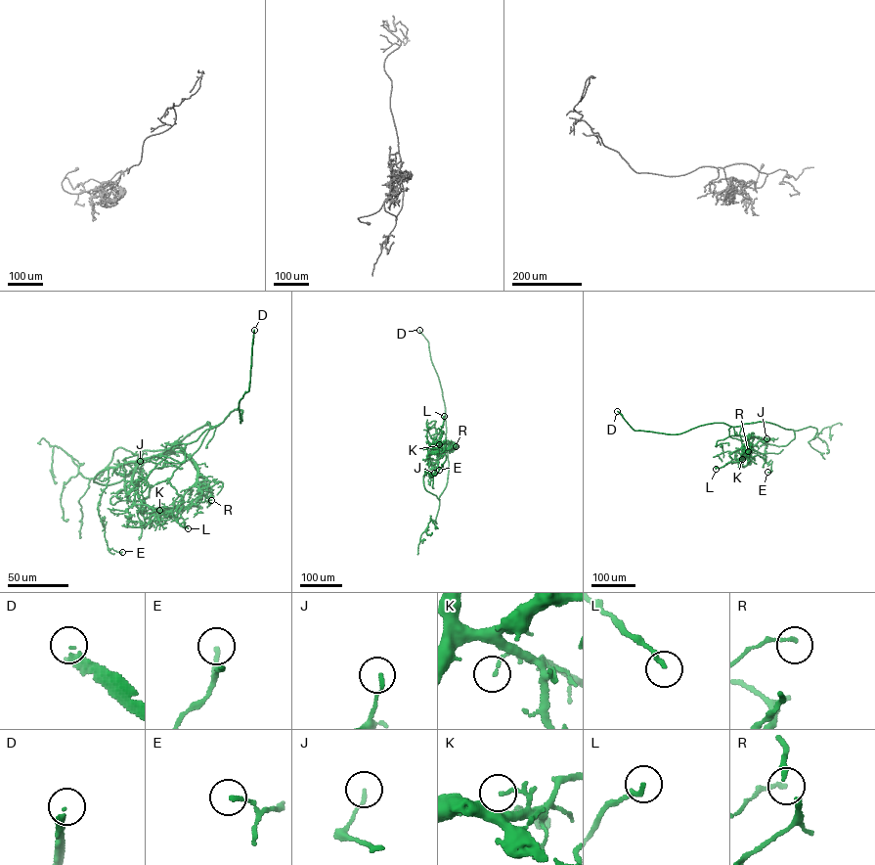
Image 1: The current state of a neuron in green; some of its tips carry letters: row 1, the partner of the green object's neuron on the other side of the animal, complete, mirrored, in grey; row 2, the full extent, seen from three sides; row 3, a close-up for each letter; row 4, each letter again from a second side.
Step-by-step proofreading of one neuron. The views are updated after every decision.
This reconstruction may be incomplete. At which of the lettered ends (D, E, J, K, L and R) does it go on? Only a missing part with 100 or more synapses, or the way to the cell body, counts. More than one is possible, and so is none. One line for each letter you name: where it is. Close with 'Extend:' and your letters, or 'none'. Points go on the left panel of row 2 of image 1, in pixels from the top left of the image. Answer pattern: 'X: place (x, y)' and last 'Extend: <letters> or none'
D: place (254, 330)
Extend: D

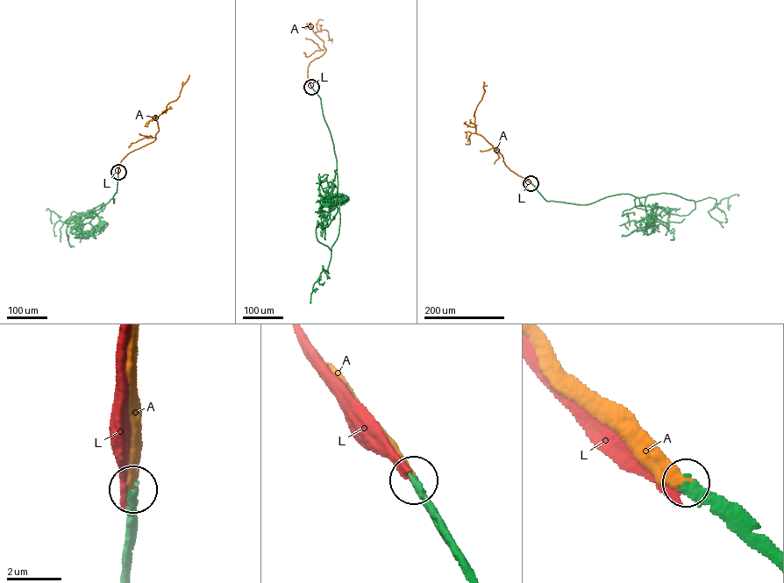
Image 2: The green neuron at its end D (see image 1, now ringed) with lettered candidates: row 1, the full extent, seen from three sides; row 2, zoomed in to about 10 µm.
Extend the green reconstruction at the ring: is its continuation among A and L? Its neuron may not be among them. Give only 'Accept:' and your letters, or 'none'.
Accept: A

